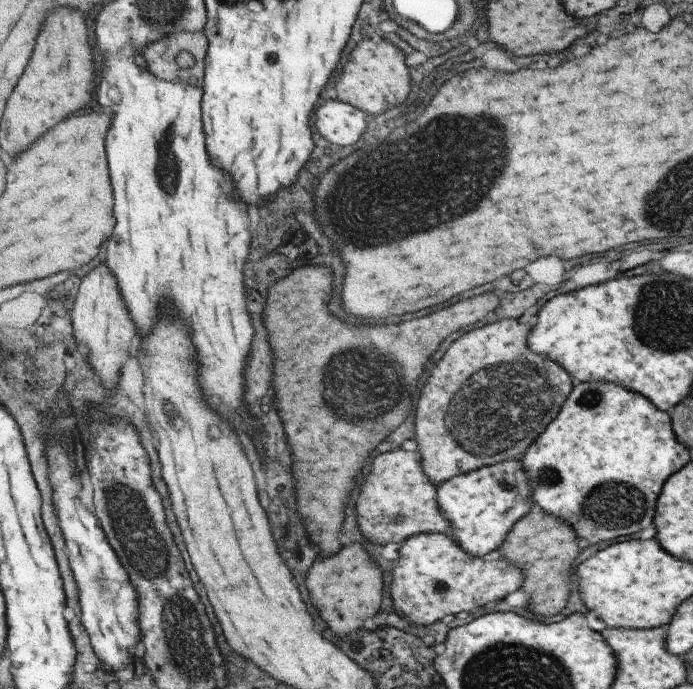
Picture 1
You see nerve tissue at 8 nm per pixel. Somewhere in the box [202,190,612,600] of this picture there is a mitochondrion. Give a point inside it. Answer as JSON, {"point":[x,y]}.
{"point":[504,402]}

